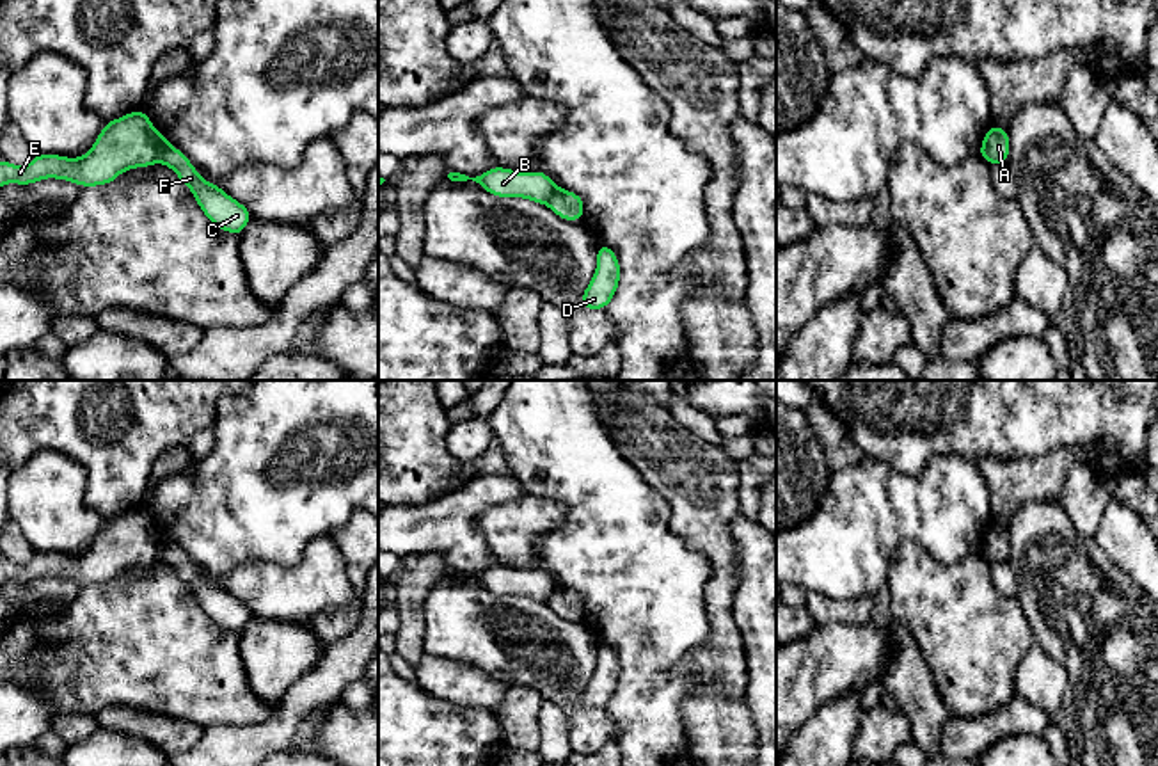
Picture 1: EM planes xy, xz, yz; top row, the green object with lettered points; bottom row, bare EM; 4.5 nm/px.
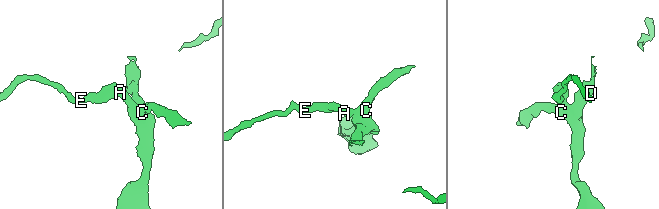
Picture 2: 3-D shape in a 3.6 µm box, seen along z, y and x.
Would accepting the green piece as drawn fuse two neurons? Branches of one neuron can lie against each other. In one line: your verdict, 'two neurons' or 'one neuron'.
two neurons

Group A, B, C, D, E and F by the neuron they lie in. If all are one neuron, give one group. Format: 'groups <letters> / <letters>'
groups A C D F / B E

